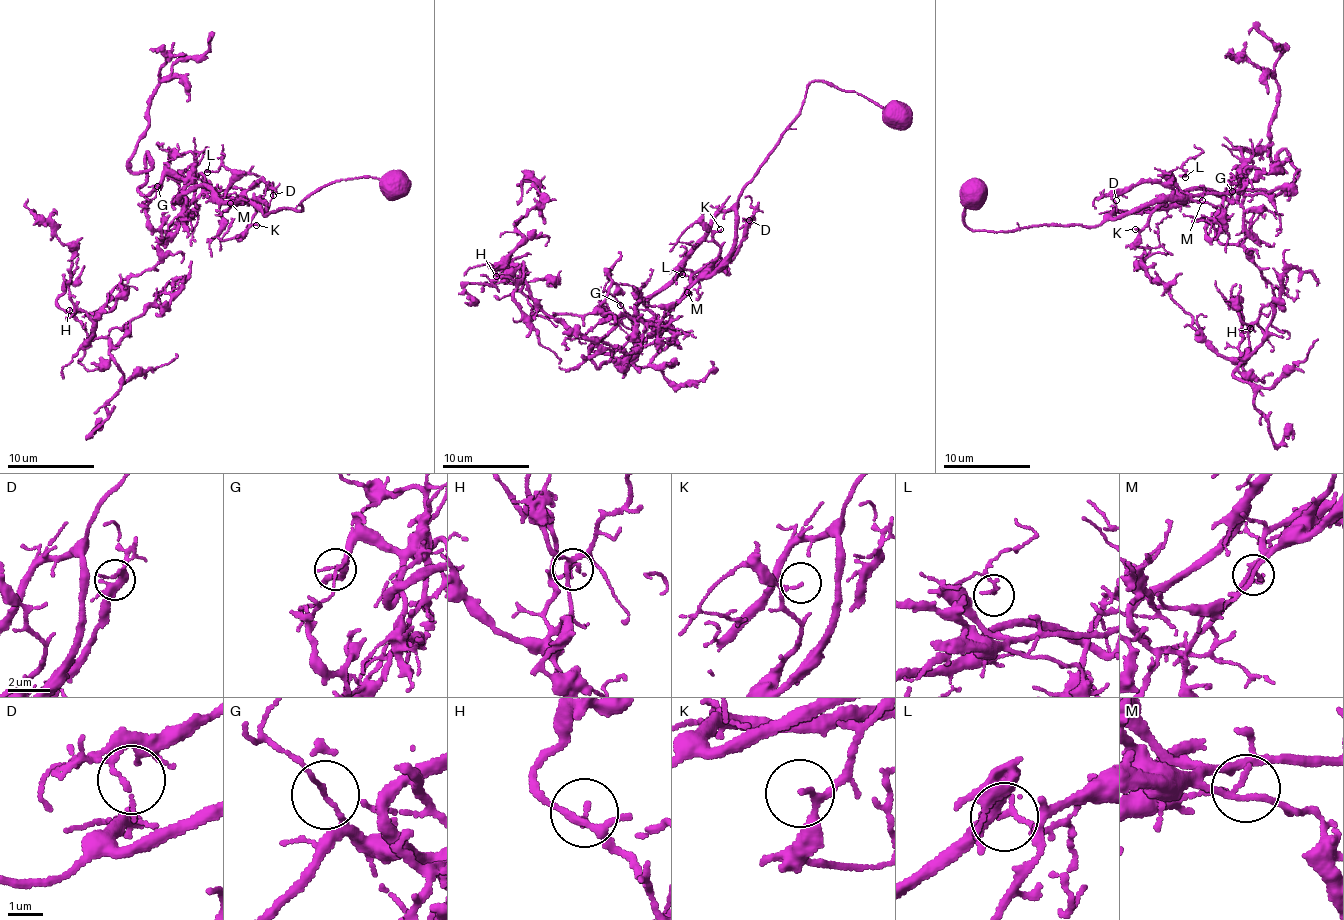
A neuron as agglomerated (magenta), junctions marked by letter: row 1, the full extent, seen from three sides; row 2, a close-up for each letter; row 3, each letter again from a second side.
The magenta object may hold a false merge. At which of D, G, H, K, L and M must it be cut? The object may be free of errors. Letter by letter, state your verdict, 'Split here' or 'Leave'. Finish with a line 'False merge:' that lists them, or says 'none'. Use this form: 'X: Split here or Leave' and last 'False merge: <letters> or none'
D: Leave
G: Split here
H: Leave
K: Leave
L: Leave
M: Leave
False merge: G

